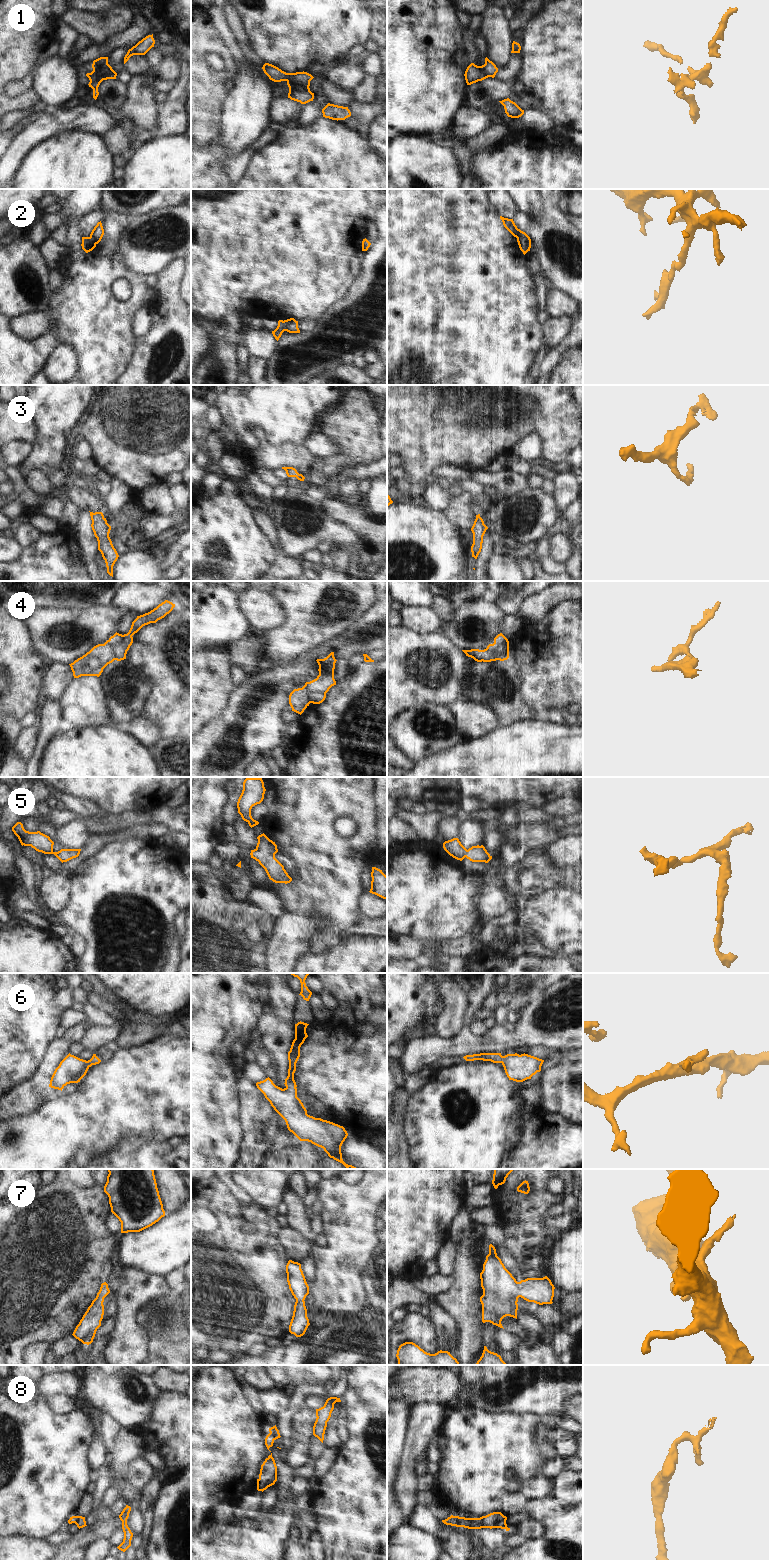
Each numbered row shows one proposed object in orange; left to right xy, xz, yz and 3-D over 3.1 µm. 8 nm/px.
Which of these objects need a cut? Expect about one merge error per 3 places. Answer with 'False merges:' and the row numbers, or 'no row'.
False merges: 2, 4, 8

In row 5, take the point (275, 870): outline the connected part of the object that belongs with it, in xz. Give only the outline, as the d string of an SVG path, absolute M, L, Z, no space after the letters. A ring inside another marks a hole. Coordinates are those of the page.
M264 833L259 835L257 839L257 846L250 853L251 858L259 862L273 882L290 883L292 878L288 875L284 866L275 858L275 854L278 852L275 842L270 840Z

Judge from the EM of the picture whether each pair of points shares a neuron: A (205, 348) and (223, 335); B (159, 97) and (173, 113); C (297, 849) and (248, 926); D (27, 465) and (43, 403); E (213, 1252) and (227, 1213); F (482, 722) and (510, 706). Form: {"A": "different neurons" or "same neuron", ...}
{"A": "different neurons", "B": "different neurons", "C": "different neurons", "D": "same neuron", "E": "same neuron", "F": "different neurons"}

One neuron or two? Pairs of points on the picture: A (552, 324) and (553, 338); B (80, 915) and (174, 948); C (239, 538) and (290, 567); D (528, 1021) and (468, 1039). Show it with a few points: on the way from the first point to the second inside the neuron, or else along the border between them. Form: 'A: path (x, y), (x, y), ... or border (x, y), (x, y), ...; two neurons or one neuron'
A: path (552, 327), (553, 335); one neuron
B: border (174, 933), (164, 962); two neurons
C: border (265, 536), (275, 551), (275, 558), (267, 570); two neurons
D: path (514, 1036), (508, 1041), (483, 1041); one neuron

